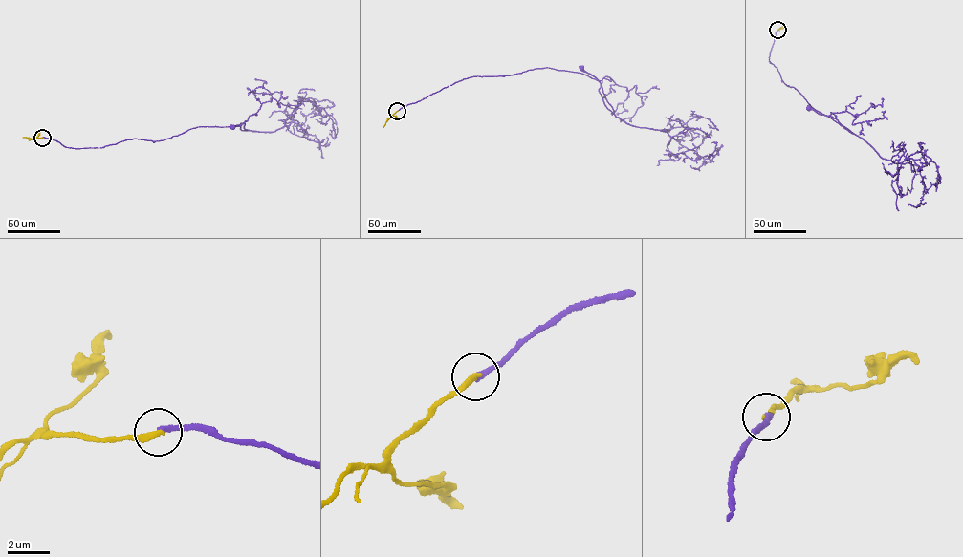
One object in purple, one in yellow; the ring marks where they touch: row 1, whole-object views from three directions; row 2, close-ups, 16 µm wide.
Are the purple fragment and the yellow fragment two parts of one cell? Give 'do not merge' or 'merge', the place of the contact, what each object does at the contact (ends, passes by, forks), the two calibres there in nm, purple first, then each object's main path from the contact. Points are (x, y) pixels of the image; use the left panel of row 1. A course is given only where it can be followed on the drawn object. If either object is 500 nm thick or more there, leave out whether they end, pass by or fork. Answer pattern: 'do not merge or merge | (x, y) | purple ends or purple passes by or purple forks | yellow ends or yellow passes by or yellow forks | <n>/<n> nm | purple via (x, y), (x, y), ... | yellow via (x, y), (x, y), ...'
do not merge | (42, 138) | purple ends | yellow ends | 240/320 nm | purple via (42, 138), (65, 147), (101, 147), (133, 139), (164, 140), (196, 127), (244, 122), (232, 127) | yellow via (42, 138), (22, 137)

